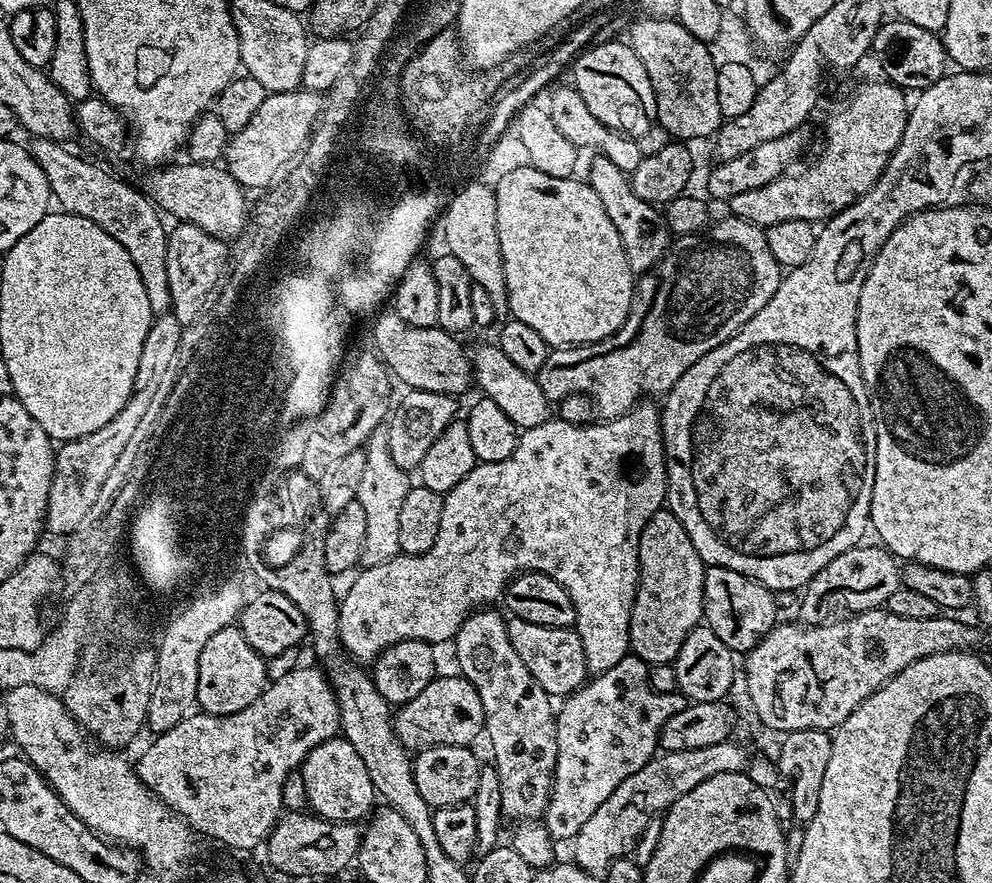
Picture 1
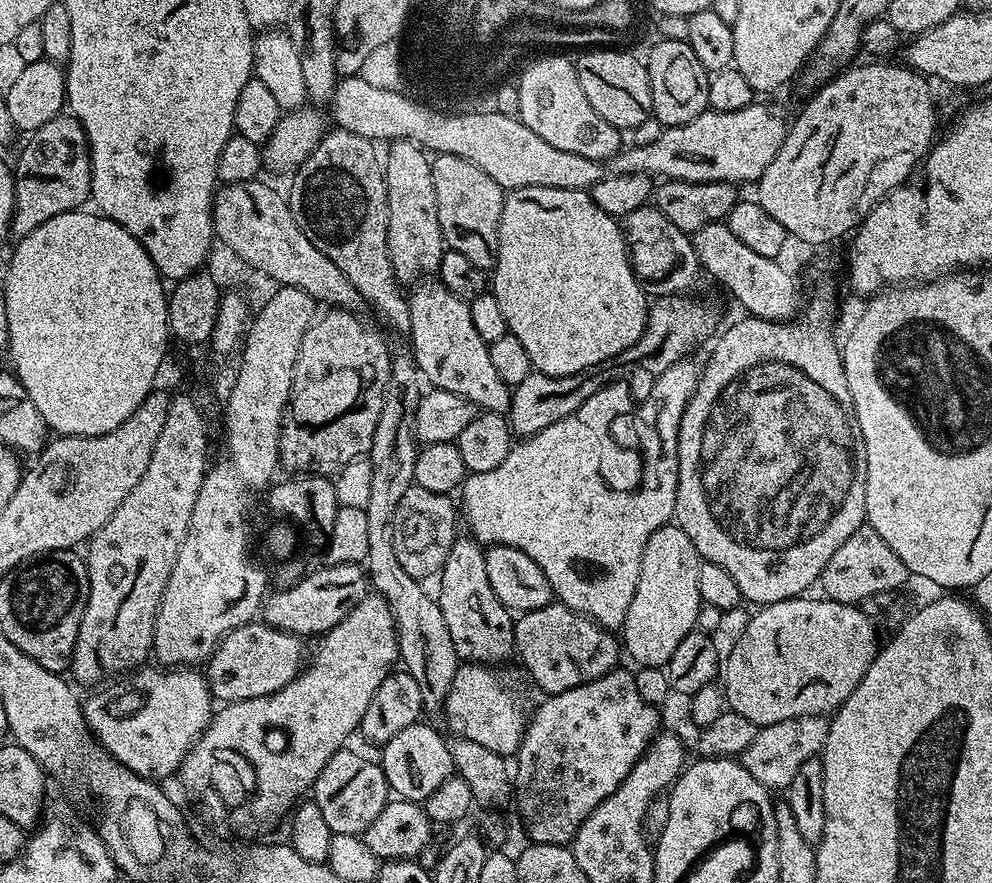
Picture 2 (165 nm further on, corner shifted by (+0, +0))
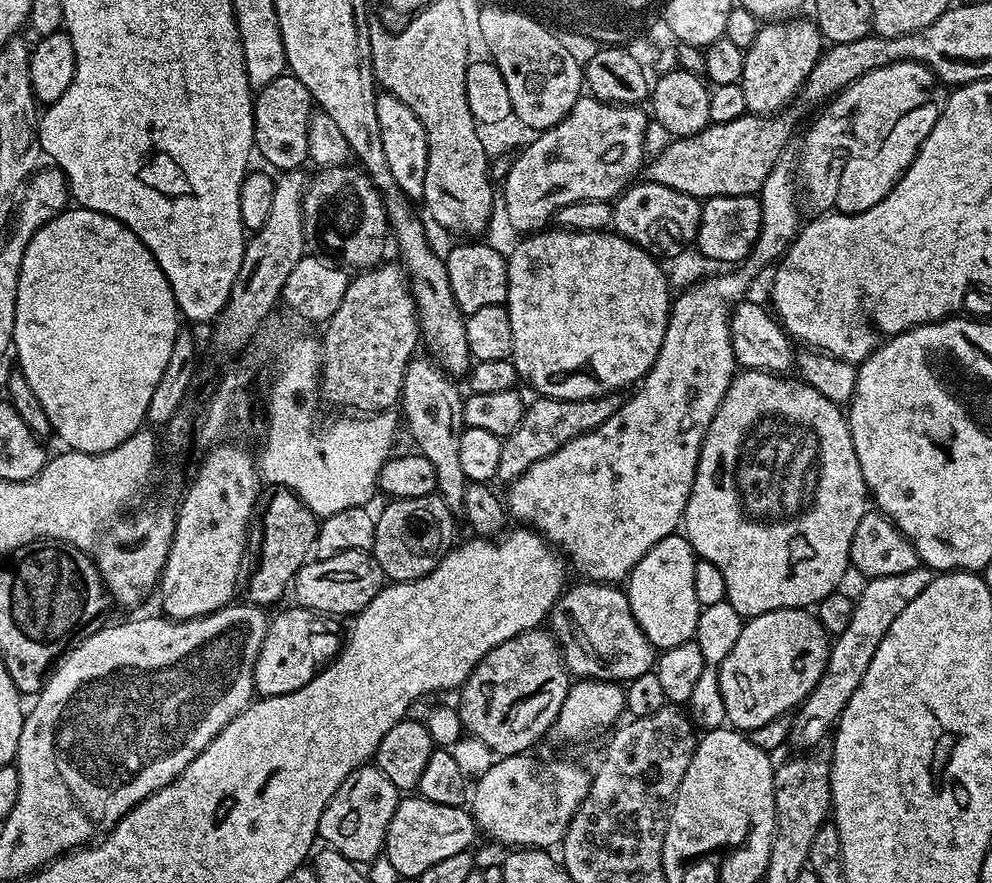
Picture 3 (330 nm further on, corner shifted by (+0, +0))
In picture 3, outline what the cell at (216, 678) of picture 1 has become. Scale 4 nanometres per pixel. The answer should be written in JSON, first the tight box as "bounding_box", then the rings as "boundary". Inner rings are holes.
{"bounding_box":[254,606,342,697],"boundary":[[[291,606],[273,615],[268,623],[266,638],[254,666],[255,691],[261,697],[290,694],[314,679],[316,673],[327,668],[340,654],[342,647],[341,621],[321,616],[308,608]]]}

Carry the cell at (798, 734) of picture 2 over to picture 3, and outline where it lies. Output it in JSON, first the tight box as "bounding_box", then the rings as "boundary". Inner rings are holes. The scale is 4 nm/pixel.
{"bounding_box":[787,566,933,750],"boundary":[[[921,566],[906,570],[906,574],[873,576],[865,583],[868,585],[861,590],[860,597],[855,597],[853,613],[850,614],[846,630],[831,641],[822,678],[791,717],[792,730],[787,741],[789,745],[796,747],[796,750],[811,750],[829,739],[846,702],[850,702],[854,690],[858,690],[858,682],[862,682],[862,674],[866,674],[866,666],[870,666],[870,658],[874,658],[878,642],[882,642],[894,618],[902,614],[902,610],[906,610],[906,606],[910,606],[910,602],[918,598],[926,586],[930,586],[933,575],[933,569]]]}

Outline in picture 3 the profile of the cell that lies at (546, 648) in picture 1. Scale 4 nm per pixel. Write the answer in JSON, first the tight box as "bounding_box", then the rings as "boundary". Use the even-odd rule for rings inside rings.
{"bounding_box":[547,582,658,682],"boundary":[[[576,582],[556,600],[547,627],[560,646],[564,667],[581,680],[627,682],[653,671],[658,652],[642,634],[630,610],[627,591],[615,584]]]}

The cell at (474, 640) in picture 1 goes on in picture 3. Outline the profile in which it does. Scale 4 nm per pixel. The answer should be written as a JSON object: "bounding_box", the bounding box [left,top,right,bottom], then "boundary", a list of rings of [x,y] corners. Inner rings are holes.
{"bounding_box":[399,358,469,510],"boundary":[[[413,358],[404,371],[404,385],[400,391],[399,407],[404,407],[402,420],[408,423],[408,432],[416,443],[415,451],[430,462],[436,471],[436,492],[453,510],[459,509],[464,502],[464,495],[469,481],[462,474],[462,465],[458,459],[458,442],[464,433],[464,401],[456,389],[457,381],[445,372],[435,359],[419,360]]]}

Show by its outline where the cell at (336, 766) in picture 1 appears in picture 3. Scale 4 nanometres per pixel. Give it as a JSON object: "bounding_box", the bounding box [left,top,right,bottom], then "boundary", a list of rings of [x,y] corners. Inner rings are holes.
{"bounding_box":[319,766,402,866],"boundary":[[[375,766],[355,768],[354,771],[338,786],[334,798],[322,810],[319,839],[329,849],[340,852],[346,859],[359,866],[372,864],[376,857],[384,851],[384,839],[390,826],[390,818],[394,818],[394,810],[402,799],[401,793]]]}

